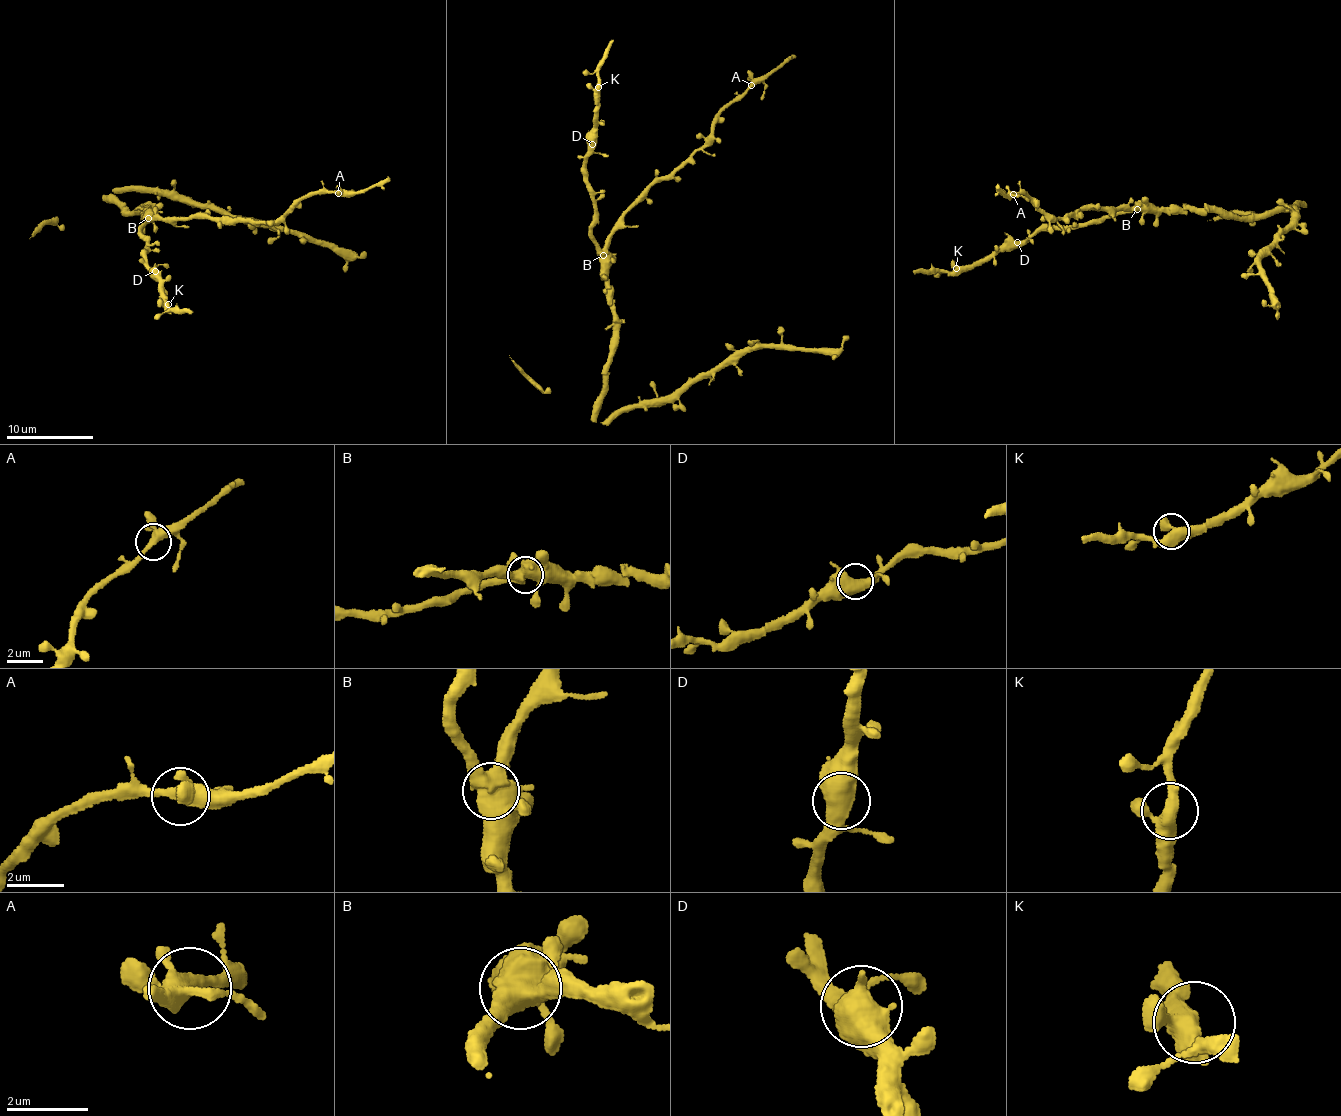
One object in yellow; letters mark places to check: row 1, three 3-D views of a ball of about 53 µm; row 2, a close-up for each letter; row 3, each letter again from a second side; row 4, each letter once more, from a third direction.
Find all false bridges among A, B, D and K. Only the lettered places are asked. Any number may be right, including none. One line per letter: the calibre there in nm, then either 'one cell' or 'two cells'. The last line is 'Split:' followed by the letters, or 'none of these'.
A: calibre 360 nm; one cell
B: calibre 600 nm; one cell
D: calibre 480 nm; one cell
K: calibre 420 nm; one cell
Split: none of these

